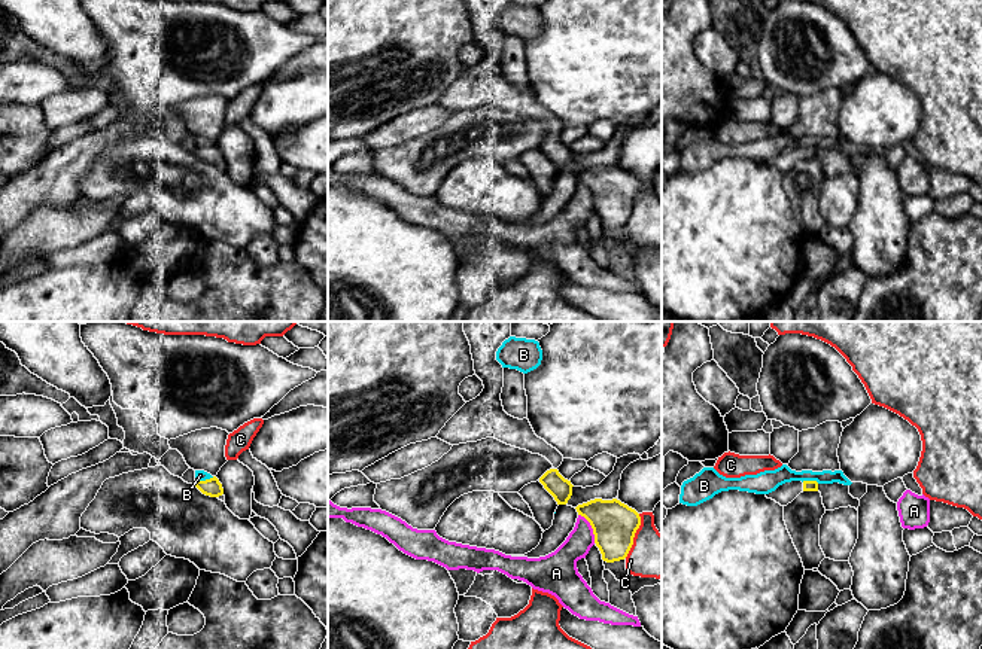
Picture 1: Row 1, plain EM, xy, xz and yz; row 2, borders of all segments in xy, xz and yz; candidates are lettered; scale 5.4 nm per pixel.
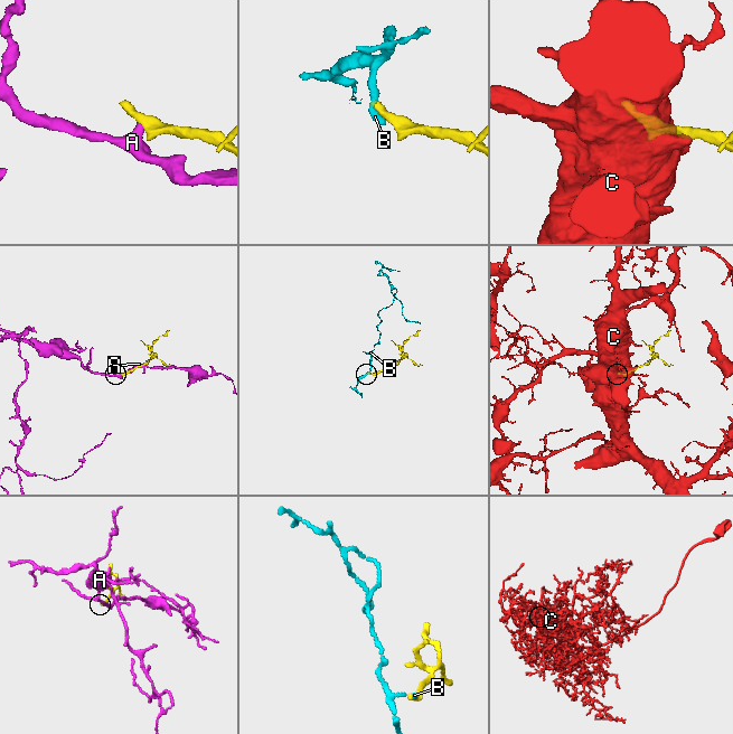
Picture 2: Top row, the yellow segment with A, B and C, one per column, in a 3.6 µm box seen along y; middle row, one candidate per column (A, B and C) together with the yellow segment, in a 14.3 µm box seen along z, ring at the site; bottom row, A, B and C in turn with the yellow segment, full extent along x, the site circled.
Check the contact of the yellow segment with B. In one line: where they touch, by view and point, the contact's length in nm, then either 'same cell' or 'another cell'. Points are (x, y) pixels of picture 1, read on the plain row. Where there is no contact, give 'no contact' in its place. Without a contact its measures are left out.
contact xy (204, 148); length 110 nm; another cell

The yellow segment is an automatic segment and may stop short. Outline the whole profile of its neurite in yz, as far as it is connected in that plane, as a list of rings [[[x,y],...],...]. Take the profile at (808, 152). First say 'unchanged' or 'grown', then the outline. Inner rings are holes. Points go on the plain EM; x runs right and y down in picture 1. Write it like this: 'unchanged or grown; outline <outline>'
grown; outline [[[817,147],[785,149],[779,152],[775,158],[766,161],[766,164],[775,167],[781,173],[787,173],[803,158],[818,158],[818,149]]]

